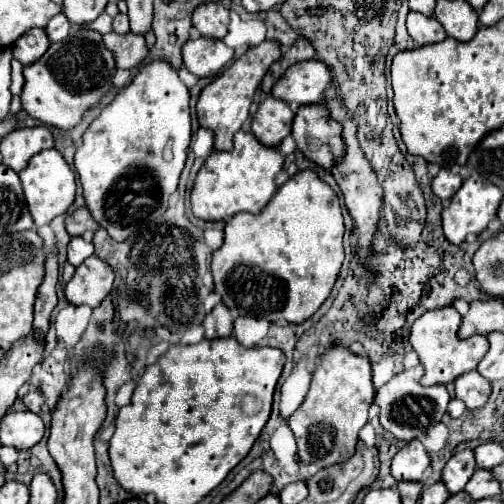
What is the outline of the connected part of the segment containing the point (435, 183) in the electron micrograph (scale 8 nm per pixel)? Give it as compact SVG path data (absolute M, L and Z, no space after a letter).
M446 167L440 169L440 173L432 179L432 191L440 199L450 199L462 185L462 177L454 171L448 171Z

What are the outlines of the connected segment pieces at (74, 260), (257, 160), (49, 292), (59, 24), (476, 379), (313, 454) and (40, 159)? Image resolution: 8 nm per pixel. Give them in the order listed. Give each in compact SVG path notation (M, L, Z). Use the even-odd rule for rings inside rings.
M72 237L70 239L70 243L68 243L68 261L74 267L84 263L92 255L94 255L94 245L90 241L86 241L84 237Z
M238 131L232 151L212 151L200 167L192 193L192 213L204 221L228 221L236 213L258 213L274 195L274 177L282 171L284 157L278 149L264 147L252 133Z
M52 253L46 261L46 275L38 289L36 307L34 307L32 335L40 343L46 339L46 333L50 327L50 313L56 307L56 283L58 283L58 261L56 261L56 253Z
M58 13L54 19L48 21L48 25L46 25L46 33L48 33L48 37L50 37L52 43L54 43L54 41L62 41L62 39L66 39L68 33L70 33L70 23L68 23L68 19L64 19L64 15Z
M468 371L454 381L454 397L464 401L468 409L484 407L490 391L490 383L482 375L478 375L478 371Z
M332 345L324 351L314 369L310 391L304 403L290 415L288 425L298 443L298 457L304 463L328 467L348 461L358 443L358 431L368 421L368 407L374 399L374 385L366 355L356 355L344 345Z
M56 149L40 151L38 155L34 155L30 159L28 167L24 171L20 171L20 181L22 181L26 203L28 203L28 209L30 209L30 215L34 219L36 227L48 225L54 217L66 213L74 201L76 177L74 177L72 169L68 167L68 163L64 161L64 157Z

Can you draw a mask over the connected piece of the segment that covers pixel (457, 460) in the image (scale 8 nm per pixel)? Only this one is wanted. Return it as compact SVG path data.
M464 449L460 453L454 453L450 457L450 461L446 463L446 467L442 469L442 483L446 485L448 493L454 495L454 493L460 493L468 479L472 477L476 469L476 463L474 463L474 453L472 449Z

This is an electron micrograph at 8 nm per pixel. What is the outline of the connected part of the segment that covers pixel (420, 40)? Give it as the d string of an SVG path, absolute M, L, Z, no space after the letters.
M410 11L406 27L408 27L410 37L416 41L416 45L428 45L428 43L436 43L436 41L446 39L444 27L434 17L426 17L422 13Z

